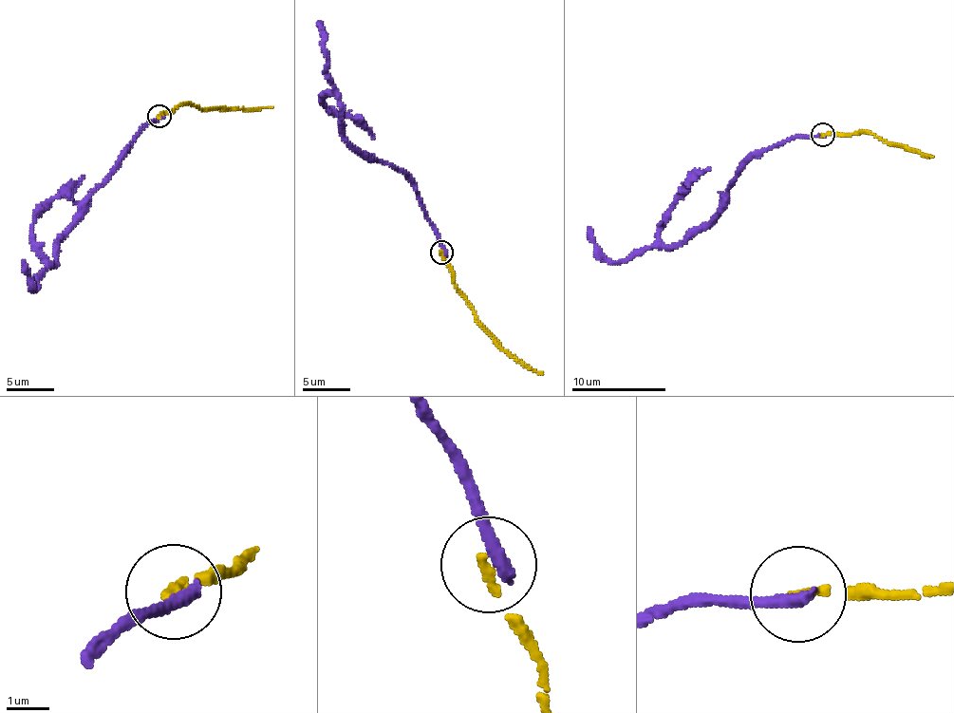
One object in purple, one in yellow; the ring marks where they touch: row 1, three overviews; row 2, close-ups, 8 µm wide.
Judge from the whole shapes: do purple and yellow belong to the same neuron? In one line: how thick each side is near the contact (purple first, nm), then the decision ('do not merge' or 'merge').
360/200 nm | do not merge

